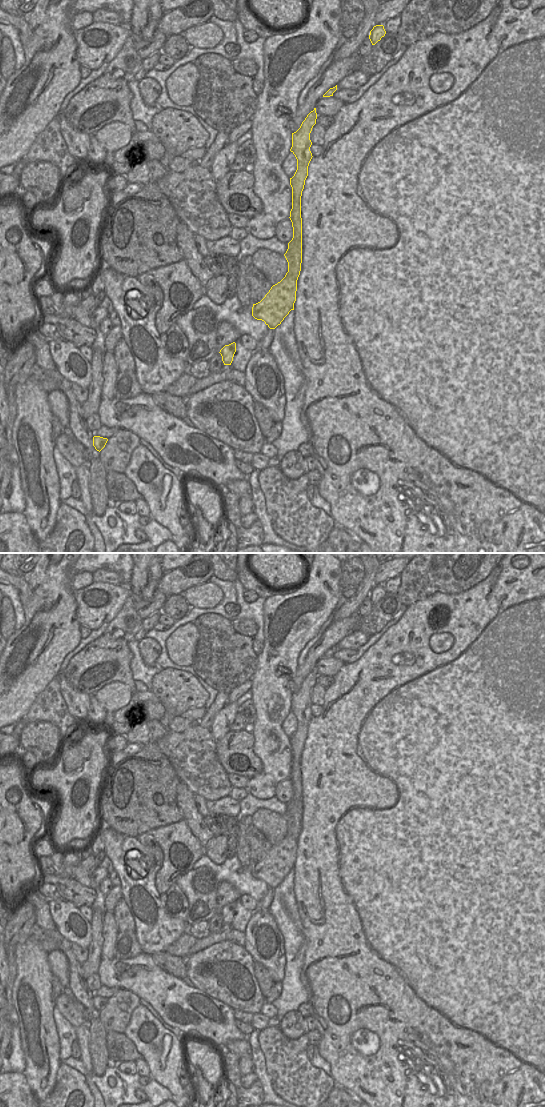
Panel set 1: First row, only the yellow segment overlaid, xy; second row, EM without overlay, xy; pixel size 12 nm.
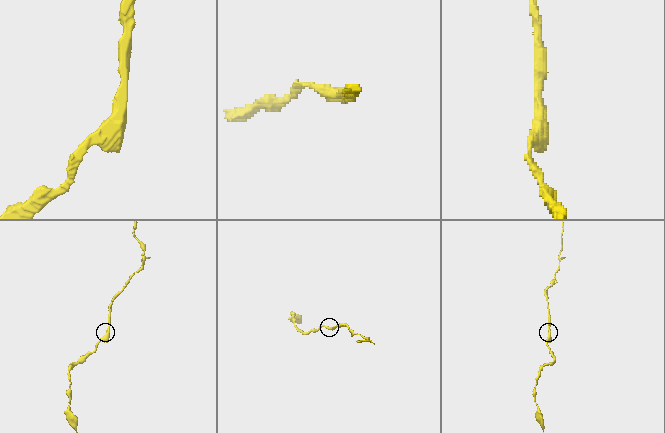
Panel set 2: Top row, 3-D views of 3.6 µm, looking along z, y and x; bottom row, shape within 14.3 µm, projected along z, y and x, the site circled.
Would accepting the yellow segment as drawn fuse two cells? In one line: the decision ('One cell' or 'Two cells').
One cell

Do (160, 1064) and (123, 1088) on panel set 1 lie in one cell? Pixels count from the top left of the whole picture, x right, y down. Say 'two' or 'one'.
two

